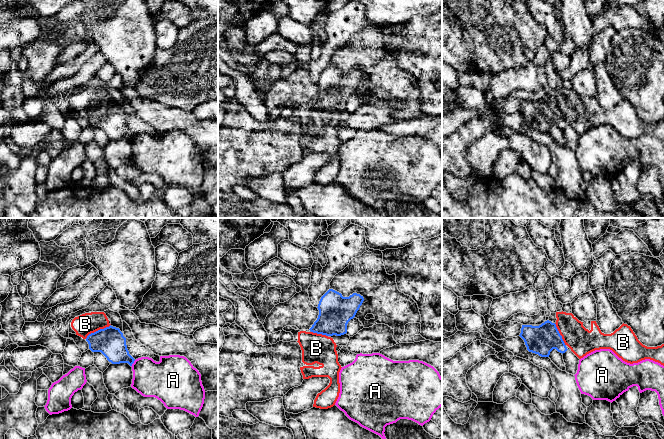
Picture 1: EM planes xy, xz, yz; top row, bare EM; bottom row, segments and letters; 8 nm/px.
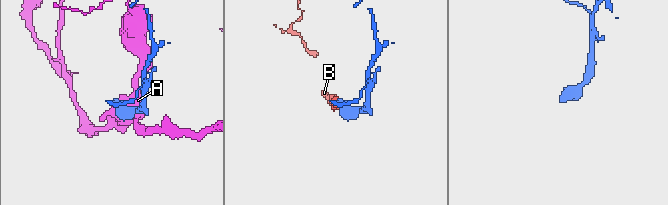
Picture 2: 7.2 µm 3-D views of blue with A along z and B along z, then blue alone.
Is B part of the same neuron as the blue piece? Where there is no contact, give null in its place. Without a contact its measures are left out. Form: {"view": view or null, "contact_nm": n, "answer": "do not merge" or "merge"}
{"view": "xy", "contact_nm": 240, "answer": "merge"}

